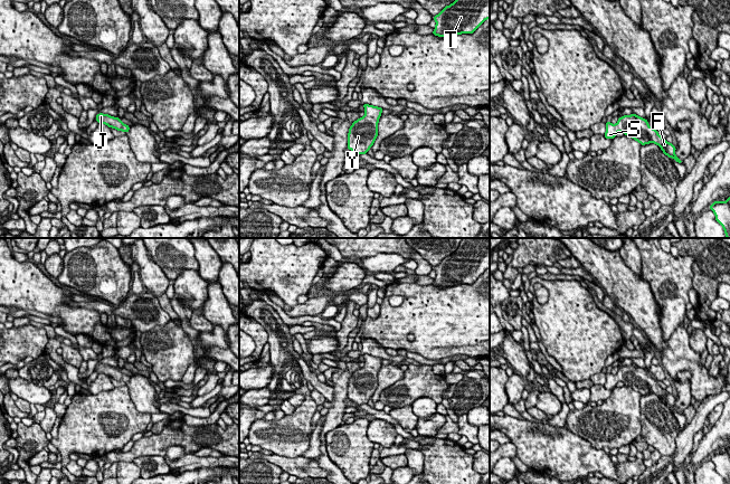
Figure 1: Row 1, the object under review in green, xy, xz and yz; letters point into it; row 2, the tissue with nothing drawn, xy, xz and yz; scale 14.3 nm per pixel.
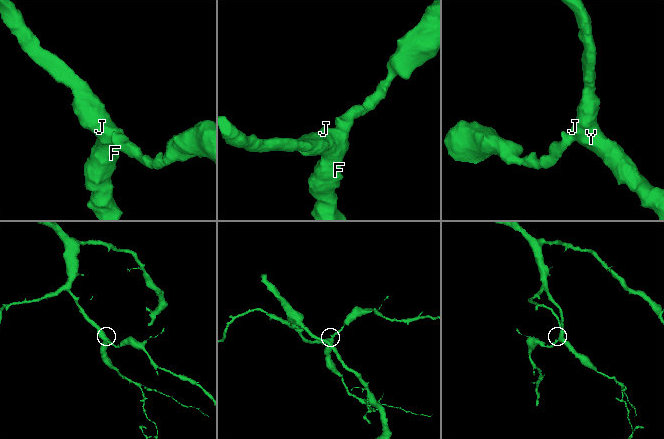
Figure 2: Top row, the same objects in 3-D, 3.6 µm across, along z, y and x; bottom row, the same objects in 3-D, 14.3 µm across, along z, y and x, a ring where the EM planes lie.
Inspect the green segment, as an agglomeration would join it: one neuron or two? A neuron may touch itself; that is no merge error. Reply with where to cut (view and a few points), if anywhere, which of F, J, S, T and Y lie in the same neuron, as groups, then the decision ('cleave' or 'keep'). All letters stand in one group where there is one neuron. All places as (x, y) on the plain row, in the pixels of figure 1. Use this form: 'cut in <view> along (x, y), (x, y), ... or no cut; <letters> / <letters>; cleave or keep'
no cut; F J S T Y; keep

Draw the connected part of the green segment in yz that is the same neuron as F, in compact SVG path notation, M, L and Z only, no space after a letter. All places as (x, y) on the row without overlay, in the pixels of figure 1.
M635 363L624 366L618 368L616 374L606 372L606 383L604 387L606 389L614 389L617 382L622 381L625 386L633 388L642 396L655 393L662 399L665 406L673 408L679 414L683 414L683 411L675 406L676 398L672 393L669 393L666 389L661 388L657 380L651 378L647 372L647 370L637 367Z

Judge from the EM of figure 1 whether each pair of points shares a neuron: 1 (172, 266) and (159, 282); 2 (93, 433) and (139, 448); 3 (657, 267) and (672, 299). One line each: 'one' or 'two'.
1: two
2: two
3: one

